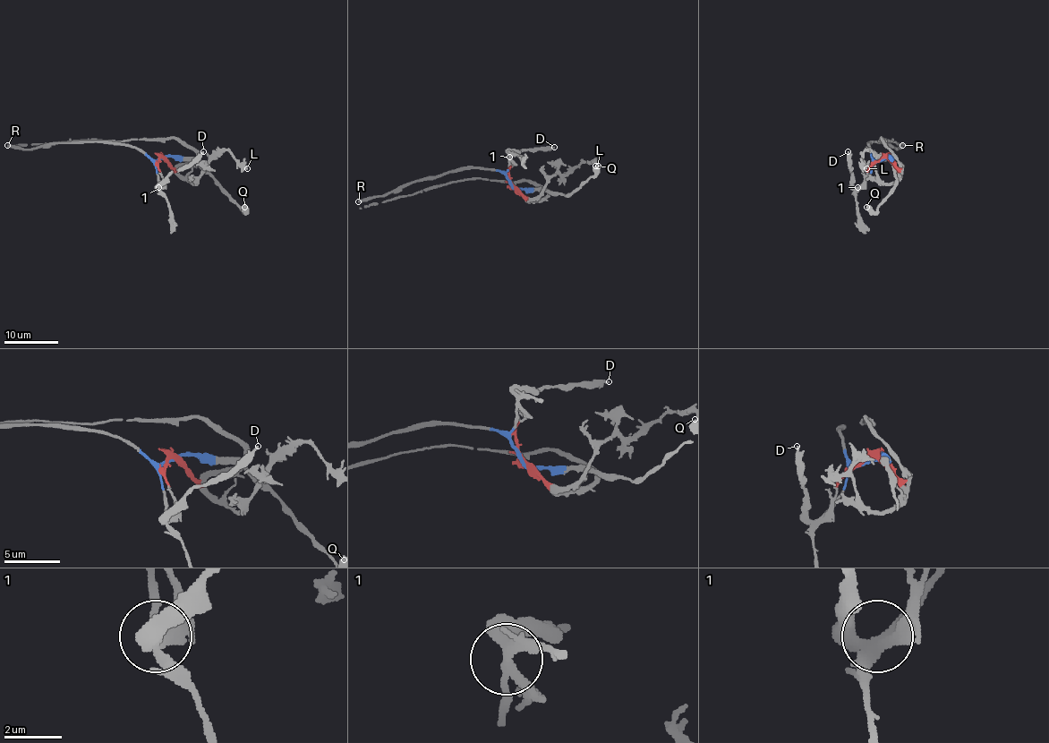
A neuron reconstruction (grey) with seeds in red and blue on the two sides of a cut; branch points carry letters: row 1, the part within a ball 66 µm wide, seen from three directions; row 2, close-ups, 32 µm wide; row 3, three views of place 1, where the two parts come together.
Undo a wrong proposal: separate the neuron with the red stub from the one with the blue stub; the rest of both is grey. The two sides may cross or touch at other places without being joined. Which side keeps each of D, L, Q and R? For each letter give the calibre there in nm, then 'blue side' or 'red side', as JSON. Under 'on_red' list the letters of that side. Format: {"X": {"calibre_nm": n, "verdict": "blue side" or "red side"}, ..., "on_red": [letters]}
{"D": {"calibre_nm": 150, "verdict": "blue side"}, "L": {"calibre_nm": 240, "verdict": "red side"}, "Q": {"calibre_nm": 600, "verdict": "blue side"}, "R": {"calibre_nm": 280, "verdict": "blue side"}, "on_red": ["L"]}

